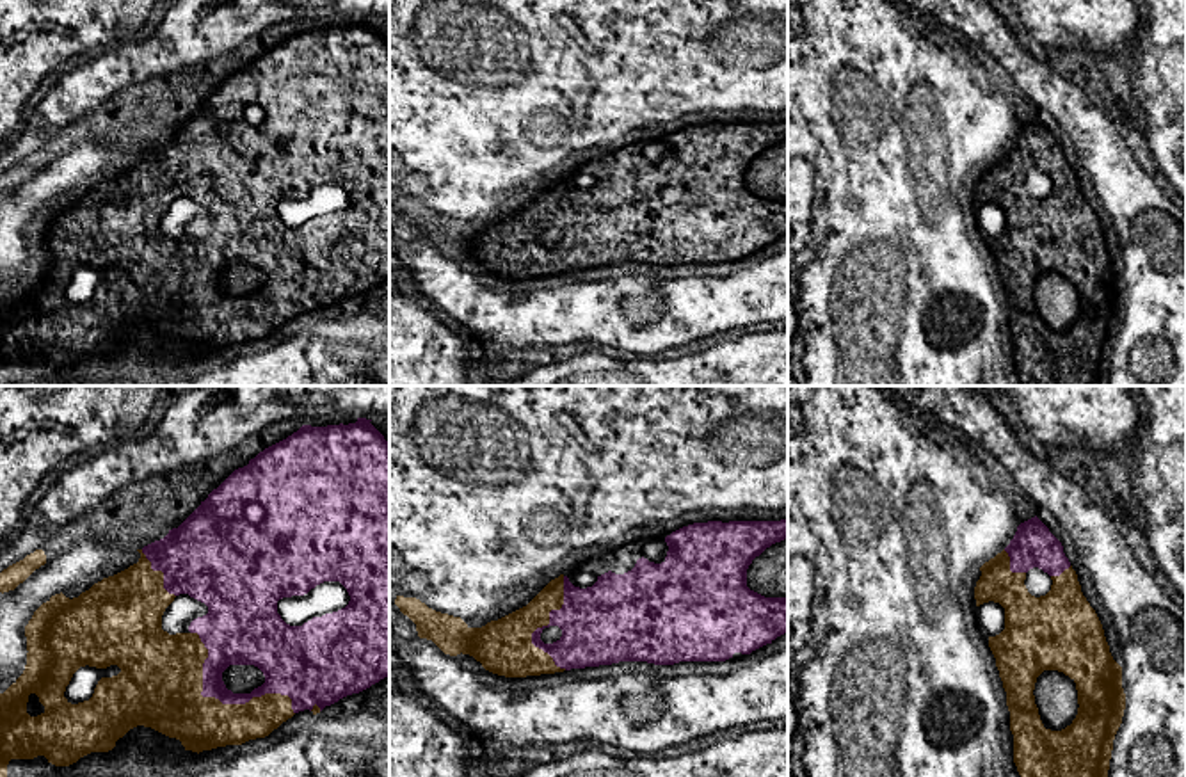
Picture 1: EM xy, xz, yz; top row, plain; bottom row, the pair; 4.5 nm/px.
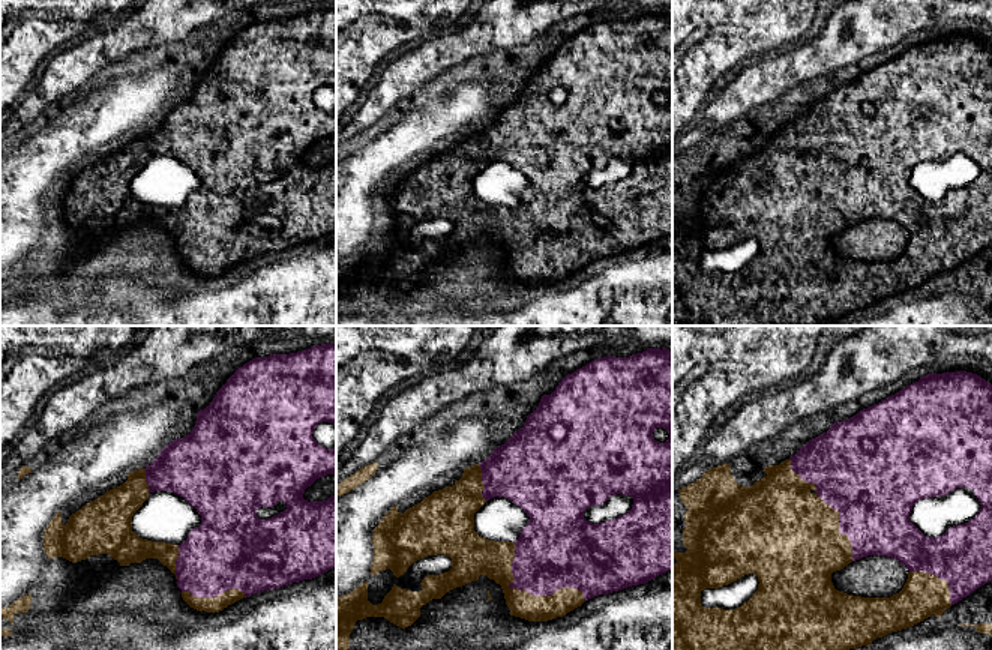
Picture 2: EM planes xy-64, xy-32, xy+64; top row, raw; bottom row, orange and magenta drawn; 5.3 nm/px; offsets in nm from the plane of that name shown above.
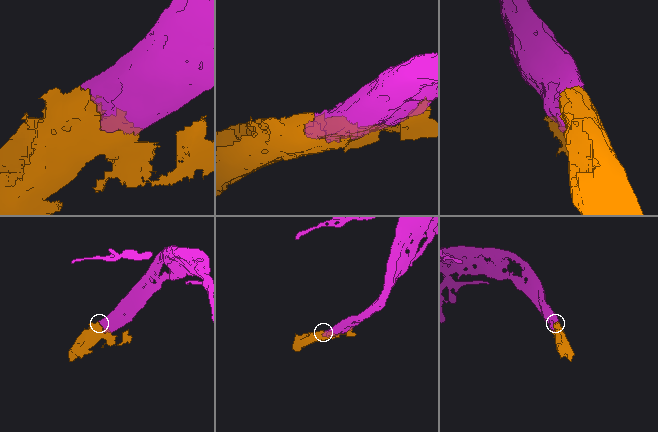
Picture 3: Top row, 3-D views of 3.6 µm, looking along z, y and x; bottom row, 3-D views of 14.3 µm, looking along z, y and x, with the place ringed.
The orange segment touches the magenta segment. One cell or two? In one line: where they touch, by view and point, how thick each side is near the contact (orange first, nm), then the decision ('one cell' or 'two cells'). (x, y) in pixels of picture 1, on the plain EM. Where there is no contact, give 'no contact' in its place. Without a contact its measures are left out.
contact xy (219, 303); calibres 320 and 160 nm; one cell

